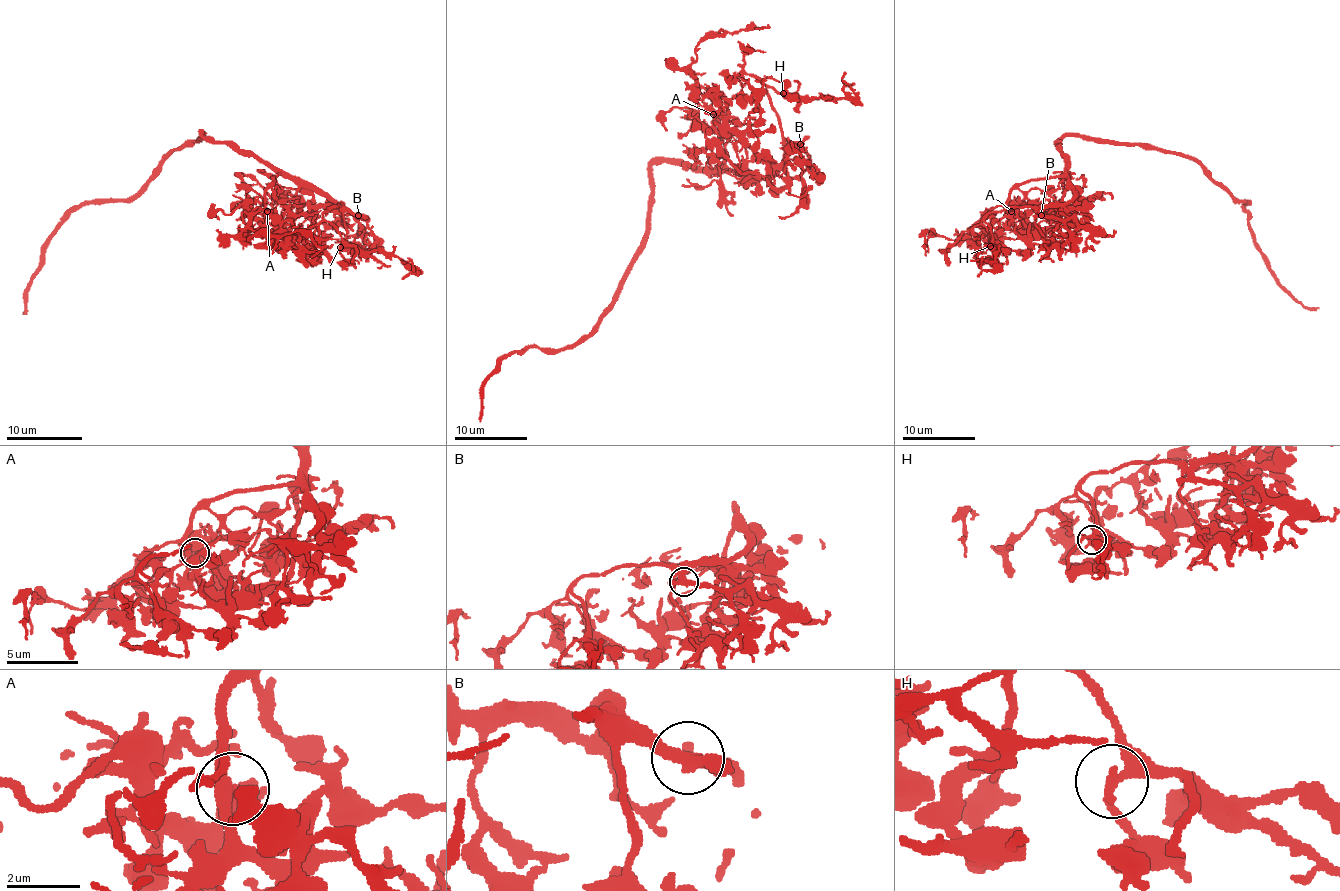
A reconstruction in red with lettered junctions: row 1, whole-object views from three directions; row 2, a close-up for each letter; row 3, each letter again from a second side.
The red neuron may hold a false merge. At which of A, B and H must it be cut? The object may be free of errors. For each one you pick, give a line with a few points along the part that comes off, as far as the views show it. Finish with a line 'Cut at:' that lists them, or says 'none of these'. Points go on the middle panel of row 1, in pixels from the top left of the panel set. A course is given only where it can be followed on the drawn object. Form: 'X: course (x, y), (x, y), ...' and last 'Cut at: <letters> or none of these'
Cut at: none of these

